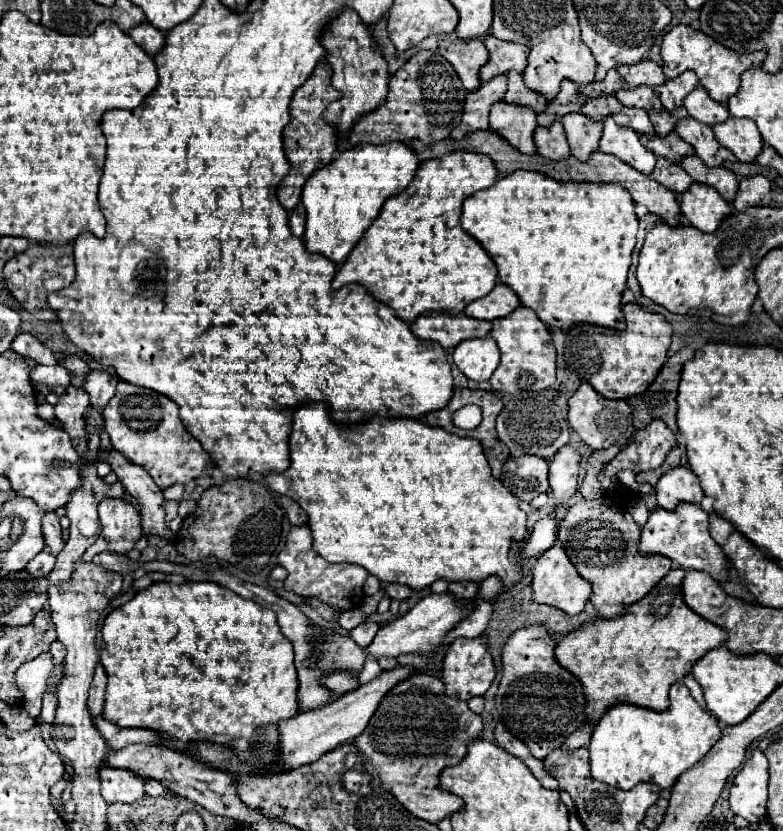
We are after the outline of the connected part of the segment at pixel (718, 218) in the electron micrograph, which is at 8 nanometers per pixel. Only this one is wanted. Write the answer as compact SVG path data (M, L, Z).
M695 182L681 194L681 212L683 218L701 232L715 232L719 224L733 214L733 208L717 194L717 190L707 190L707 186Z

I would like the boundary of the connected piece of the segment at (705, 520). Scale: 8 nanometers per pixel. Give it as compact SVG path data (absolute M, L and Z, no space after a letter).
M683 504L679 510L663 510L655 508L647 520L647 524L641 528L641 554L661 554L673 560L683 570L703 570L711 574L717 582L727 582L727 568L729 562L725 554L719 550L719 544L709 534L709 514L699 504Z

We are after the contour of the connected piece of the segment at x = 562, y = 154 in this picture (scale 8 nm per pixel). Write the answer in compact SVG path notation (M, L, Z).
M555 122L555 126L551 128L537 128L533 140L541 156L555 160L555 162L569 158L569 144L567 144L561 122Z

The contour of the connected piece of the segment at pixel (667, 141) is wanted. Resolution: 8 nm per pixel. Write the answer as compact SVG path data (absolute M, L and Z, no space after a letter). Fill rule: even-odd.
M669 134L667 138L659 138L659 136L641 136L643 146L647 146L647 150L651 150L655 156L661 156L673 164L679 164L685 156L693 156L693 146L687 146L687 142L683 142L677 134Z

